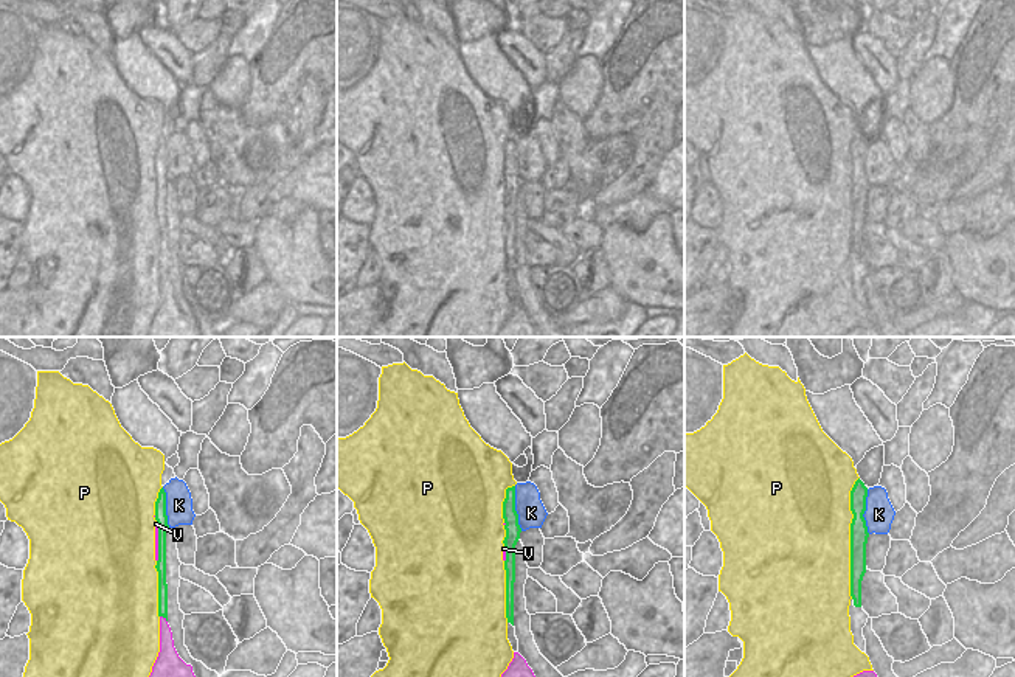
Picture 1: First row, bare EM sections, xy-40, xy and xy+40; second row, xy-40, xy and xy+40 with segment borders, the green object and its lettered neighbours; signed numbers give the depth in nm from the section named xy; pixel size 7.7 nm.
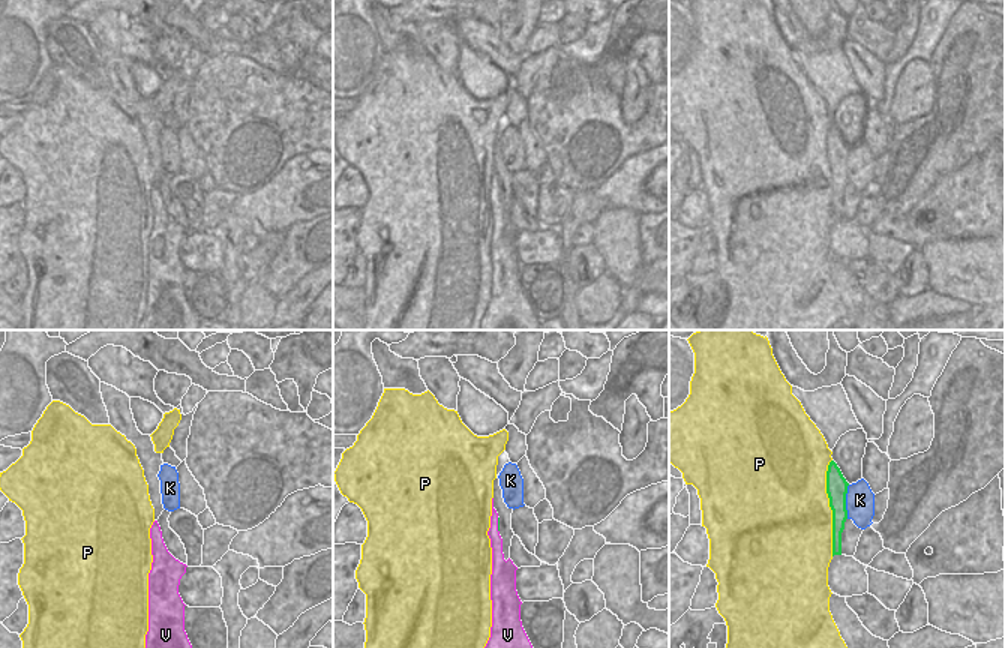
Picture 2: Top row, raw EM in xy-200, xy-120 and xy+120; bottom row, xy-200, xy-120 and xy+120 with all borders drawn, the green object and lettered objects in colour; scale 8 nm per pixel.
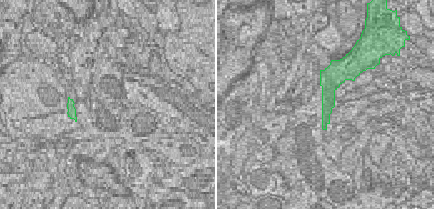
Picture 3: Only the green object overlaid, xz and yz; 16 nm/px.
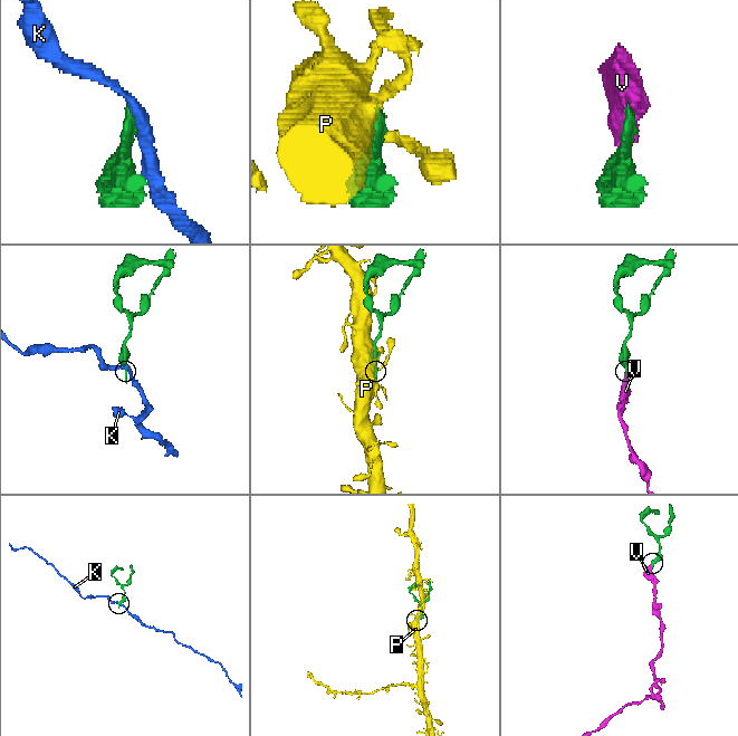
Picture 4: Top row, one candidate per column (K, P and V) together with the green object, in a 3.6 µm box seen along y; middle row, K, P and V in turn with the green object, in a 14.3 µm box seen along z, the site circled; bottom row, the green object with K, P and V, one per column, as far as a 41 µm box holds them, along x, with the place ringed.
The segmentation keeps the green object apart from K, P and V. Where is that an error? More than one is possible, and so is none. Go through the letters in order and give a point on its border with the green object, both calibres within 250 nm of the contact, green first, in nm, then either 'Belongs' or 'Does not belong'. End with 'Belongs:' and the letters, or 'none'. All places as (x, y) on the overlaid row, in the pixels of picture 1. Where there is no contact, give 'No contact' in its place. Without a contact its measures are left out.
K: Touches green at xy (514, 508). Thickness 120 nm (green) against 220 nm. Does not belong
P: Touches green at xy+40 (851, 538). Thickness 140 nm (green) against 480 nm. Does not belong
V: Touches green at xy-40 (159, 542). Thickness 100 nm (green) against 20 nm. Belongs
Belongs: V.

